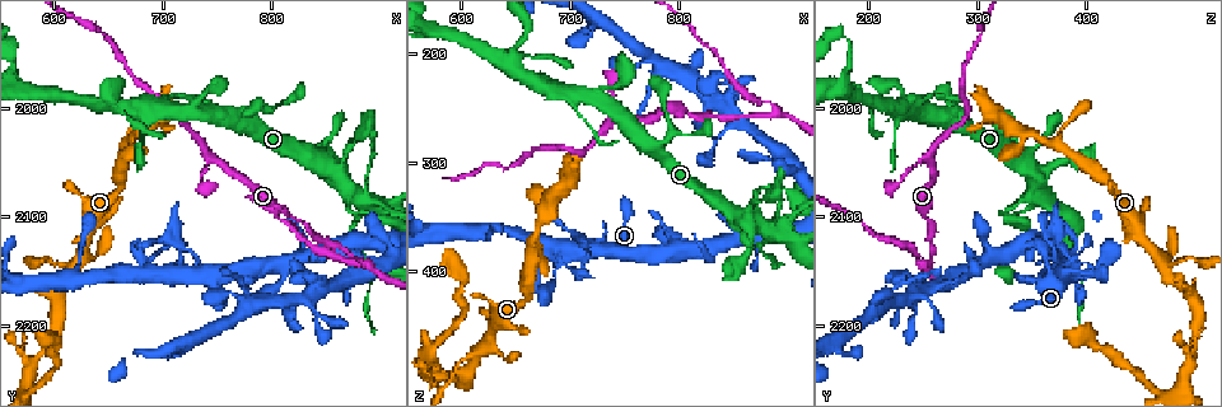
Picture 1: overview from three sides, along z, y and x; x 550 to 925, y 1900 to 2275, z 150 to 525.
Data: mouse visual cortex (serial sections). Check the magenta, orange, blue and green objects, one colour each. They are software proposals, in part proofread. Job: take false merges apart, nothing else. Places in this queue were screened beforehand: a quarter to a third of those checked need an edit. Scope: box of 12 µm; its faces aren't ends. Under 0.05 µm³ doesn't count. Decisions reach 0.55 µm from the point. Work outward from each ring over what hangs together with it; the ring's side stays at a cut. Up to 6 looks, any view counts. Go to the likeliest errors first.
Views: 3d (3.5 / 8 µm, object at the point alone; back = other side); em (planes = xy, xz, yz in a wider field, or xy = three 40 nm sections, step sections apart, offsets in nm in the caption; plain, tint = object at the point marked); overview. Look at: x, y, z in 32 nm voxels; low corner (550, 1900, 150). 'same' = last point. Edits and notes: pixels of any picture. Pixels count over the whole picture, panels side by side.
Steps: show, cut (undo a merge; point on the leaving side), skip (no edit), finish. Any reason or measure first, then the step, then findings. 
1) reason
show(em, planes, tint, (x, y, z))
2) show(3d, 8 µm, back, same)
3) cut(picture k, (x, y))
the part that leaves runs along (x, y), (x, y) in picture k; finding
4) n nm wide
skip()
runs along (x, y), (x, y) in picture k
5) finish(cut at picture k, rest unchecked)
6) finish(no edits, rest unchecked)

sudden change in width
show(3d, 3.5 µm, back, (874, 2106, 374))

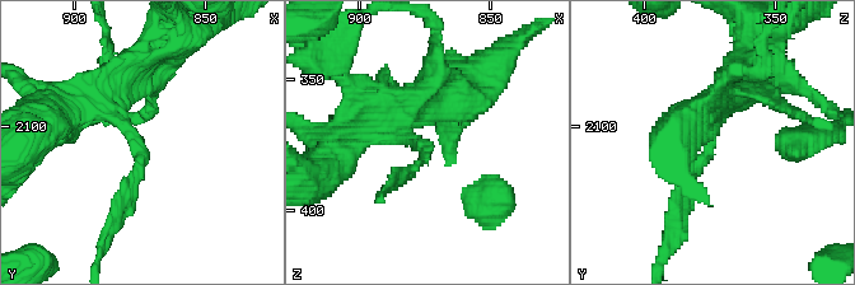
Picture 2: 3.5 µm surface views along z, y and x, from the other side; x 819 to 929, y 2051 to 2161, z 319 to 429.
shape alone is not enough
show(em, xy, step 1, plain, (876, 2108, 376))

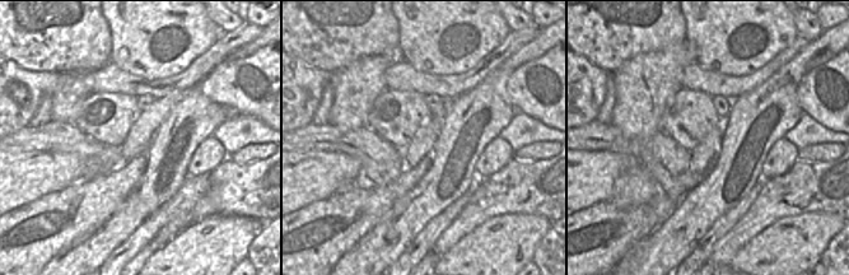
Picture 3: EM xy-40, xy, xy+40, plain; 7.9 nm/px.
with the object marked
show(em, xy, step 1, tint, same)

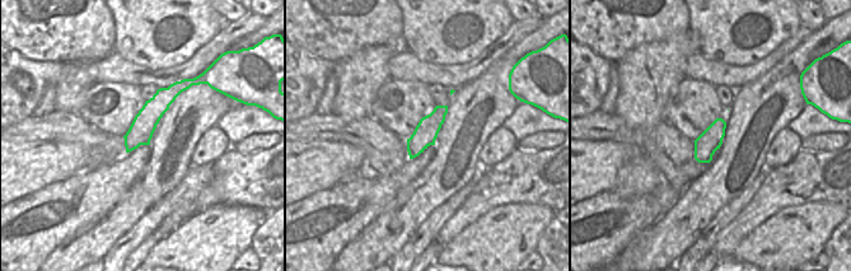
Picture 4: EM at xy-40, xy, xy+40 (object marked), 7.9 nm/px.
arms of 100, 400 nm
skip()
runs along (186, 83), (150, 113), (129, 148) in picture 4; continuous, no second cell

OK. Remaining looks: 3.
two arms in line, one across
show(3d, 8 µm, (886, 2140, 256))

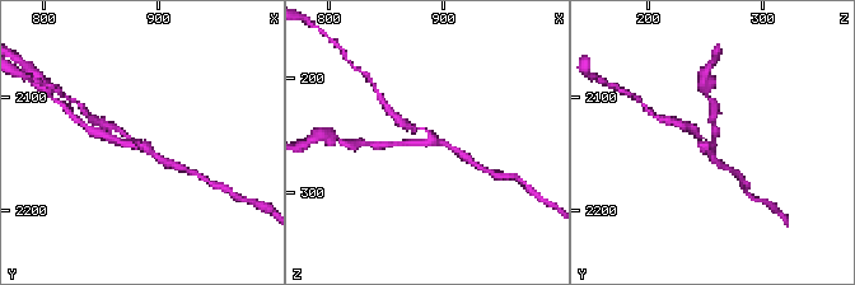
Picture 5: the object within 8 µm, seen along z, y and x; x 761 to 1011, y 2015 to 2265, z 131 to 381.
show(3d, 3.5 µm, (890, 2140, 254))

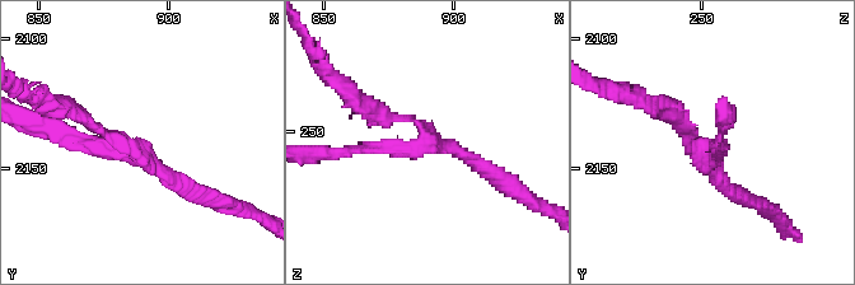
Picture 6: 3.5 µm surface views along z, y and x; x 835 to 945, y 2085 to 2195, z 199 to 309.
skip()
runs along (340, 153), (423, 143), (415, 120), (368, 107) in picture 6; all the same cell

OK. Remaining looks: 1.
finish(no edits, rest unchecked)

